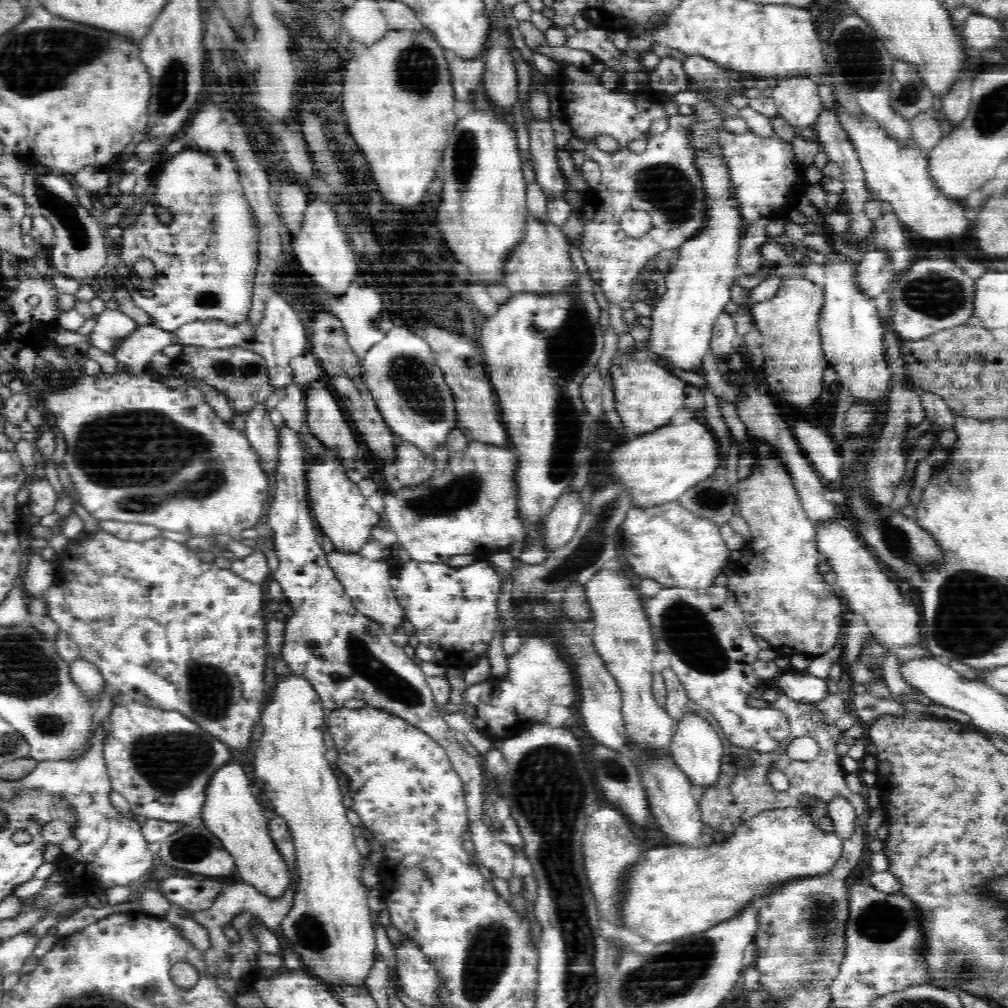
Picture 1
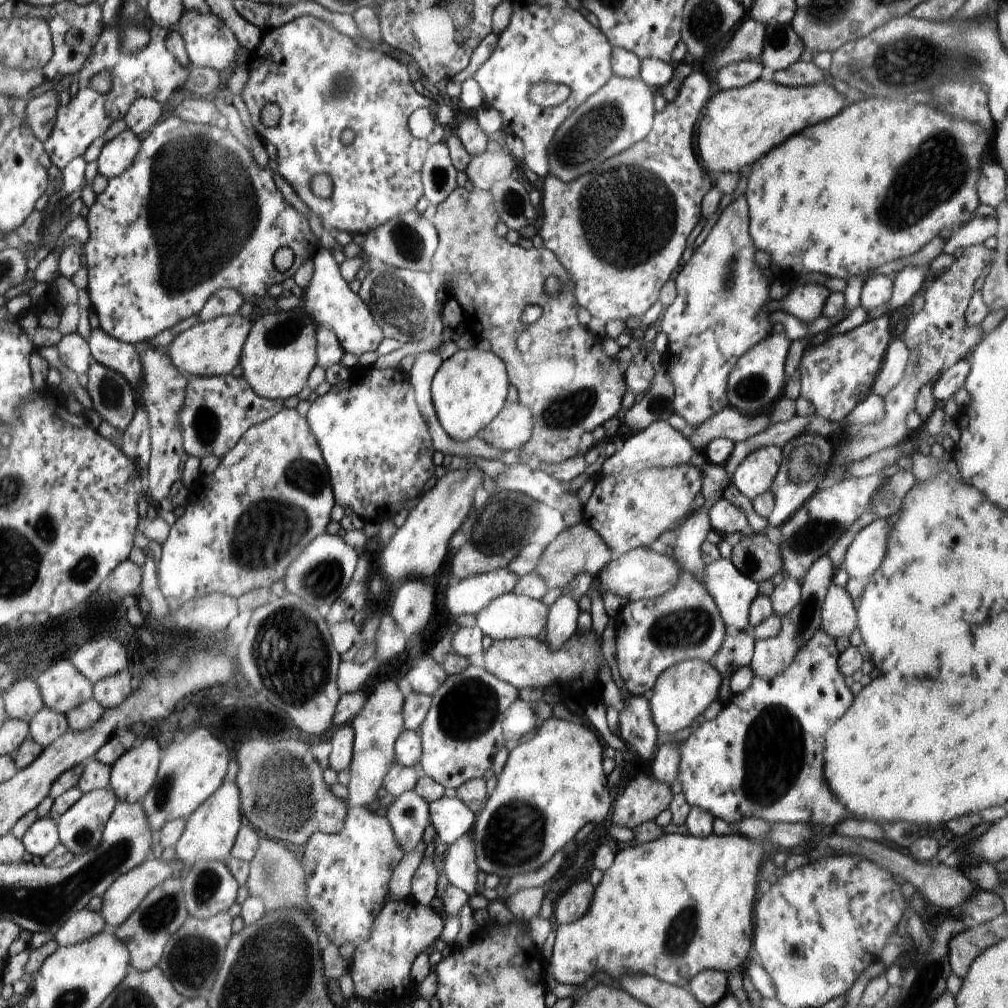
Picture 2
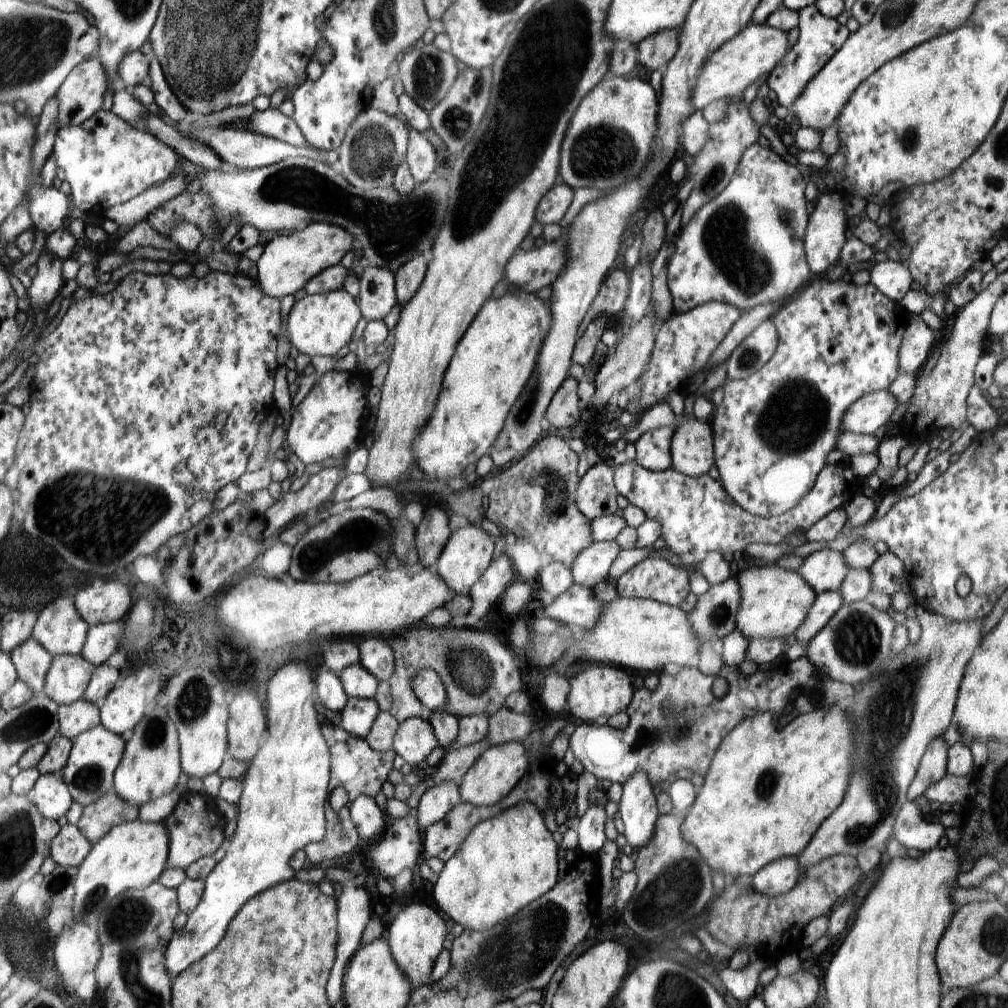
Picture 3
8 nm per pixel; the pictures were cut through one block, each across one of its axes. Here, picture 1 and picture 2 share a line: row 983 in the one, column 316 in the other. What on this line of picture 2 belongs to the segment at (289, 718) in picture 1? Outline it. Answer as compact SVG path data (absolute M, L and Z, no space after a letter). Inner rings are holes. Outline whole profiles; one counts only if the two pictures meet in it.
M305 308L296 310L274 310L253 322L246 340L240 366L243 377L255 392L265 398L277 400L298 394L306 385L306 378L319 362L316 354L316 324Z

